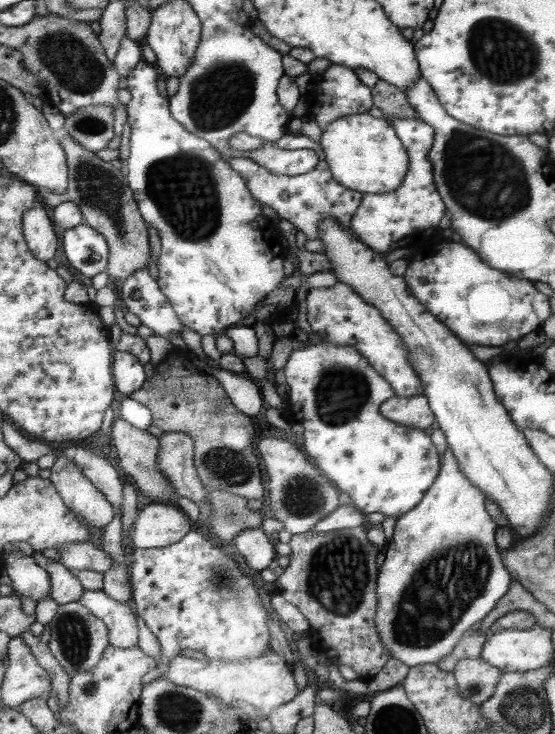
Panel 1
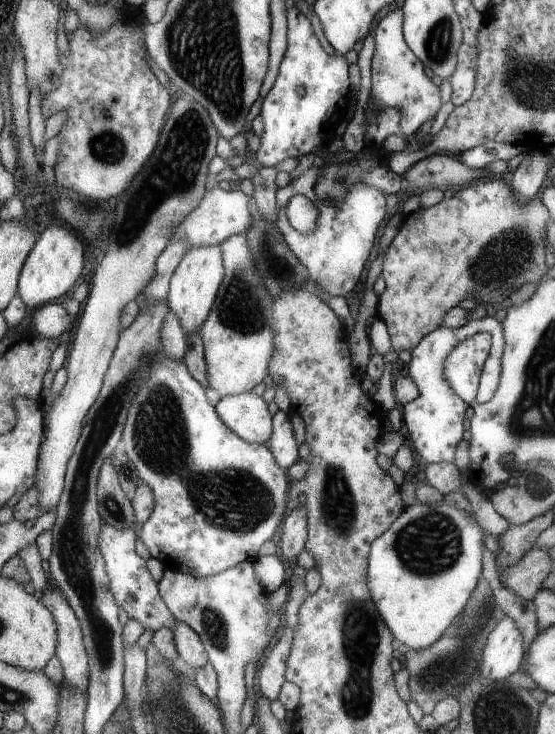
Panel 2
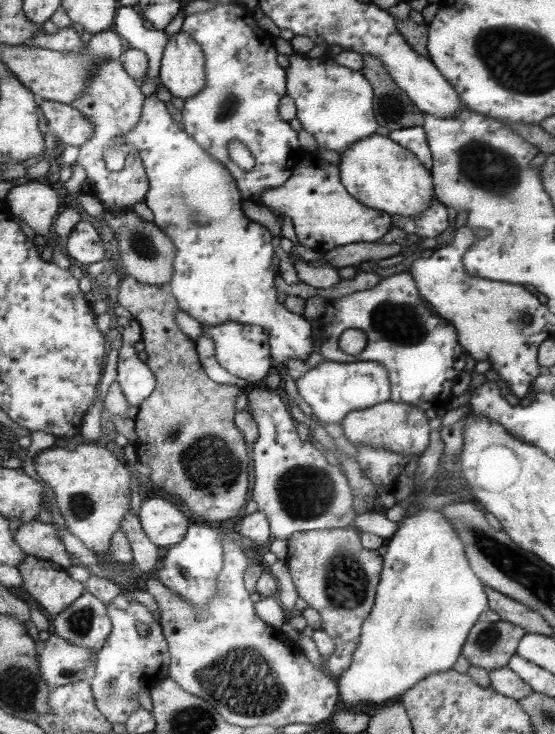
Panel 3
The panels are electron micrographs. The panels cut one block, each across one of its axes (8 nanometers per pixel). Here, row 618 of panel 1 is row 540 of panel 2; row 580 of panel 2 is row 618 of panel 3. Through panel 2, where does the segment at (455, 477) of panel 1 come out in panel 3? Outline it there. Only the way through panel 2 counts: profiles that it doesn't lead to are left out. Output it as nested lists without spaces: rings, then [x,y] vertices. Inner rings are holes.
[[[439,510],[409,512],[399,524],[397,534],[387,542],[375,606],[361,628],[361,638],[353,652],[353,664],[351,668],[345,668],[341,676],[337,676],[341,694],[339,702],[343,708],[355,712],[369,710],[373,704],[405,696],[405,692],[433,674],[453,670],[455,662],[461,658],[463,644],[477,622],[477,616],[485,608],[489,608],[489,600],[483,582],[471,570],[465,558],[465,546],[449,524],[449,518],[445,518]]]

